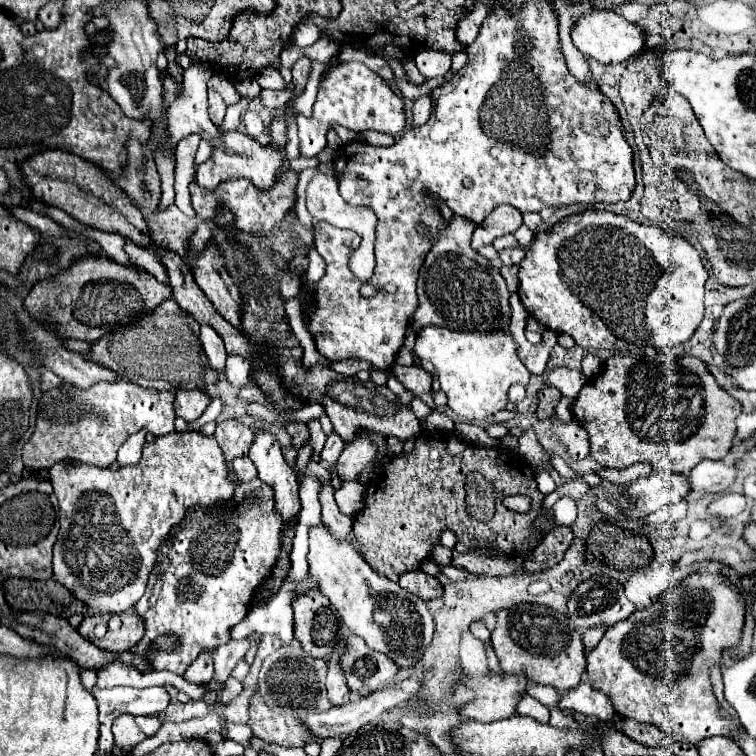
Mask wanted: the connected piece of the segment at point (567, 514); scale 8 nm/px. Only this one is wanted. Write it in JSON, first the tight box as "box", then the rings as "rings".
{"box":[553,498,577,526],"rings":[[[561,498],[553,504],[553,522],[557,526],[571,526],[577,520],[577,506],[571,498]]]}

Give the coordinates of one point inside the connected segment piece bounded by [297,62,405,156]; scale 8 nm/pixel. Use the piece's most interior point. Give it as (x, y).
(350, 94)

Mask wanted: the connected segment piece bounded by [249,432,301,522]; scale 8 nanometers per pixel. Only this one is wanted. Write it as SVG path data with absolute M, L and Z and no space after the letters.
M257 432L255 442L249 450L249 458L257 468L257 476L269 486L273 486L275 508L283 516L283 522L297 518L301 508L297 494L297 476L287 466L275 436L269 432Z

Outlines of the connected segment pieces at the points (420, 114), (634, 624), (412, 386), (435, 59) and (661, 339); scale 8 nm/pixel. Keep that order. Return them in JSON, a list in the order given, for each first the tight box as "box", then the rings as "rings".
[{"box":[413,96,431,128],"rings":[[[423,96],[423,98],[419,98],[415,104],[413,104],[413,126],[417,128],[417,126],[421,126],[421,124],[425,124],[427,122],[427,118],[429,118],[429,112],[431,112],[431,98],[429,96]]]},{"box":[587,560,743,744],"rings":[[[721,560],[703,562],[679,586],[665,590],[655,600],[655,604],[643,610],[635,610],[633,616],[629,616],[627,620],[621,620],[615,626],[607,628],[599,646],[591,654],[587,654],[587,678],[593,688],[605,692],[605,696],[613,700],[615,712],[619,716],[653,724],[675,742],[699,744],[703,738],[717,734],[737,740],[743,728],[733,718],[721,716],[709,678],[711,666],[719,666],[727,650],[733,650],[741,644],[743,622],[743,592],[729,578],[727,566]]]},{"box":[391,364,431,394],"rings":[[[413,364],[413,366],[393,366],[391,372],[395,374],[397,380],[403,382],[403,386],[407,390],[411,390],[413,394],[421,394],[421,392],[431,392],[431,374],[425,372],[421,366]]]},{"box":[415,50,451,80],"rings":[[[423,50],[415,56],[415,64],[419,72],[429,80],[435,76],[443,76],[451,68],[451,56],[445,56],[445,52]]]},{"box":[519,210,709,354],"rings":[[[587,210],[581,214],[571,214],[567,218],[563,218],[561,222],[557,222],[551,230],[537,234],[531,250],[525,254],[525,258],[521,260],[521,270],[519,270],[519,298],[523,302],[523,306],[535,316],[535,320],[553,330],[553,332],[565,332],[569,334],[577,346],[581,348],[613,348],[613,350],[621,350],[623,354],[631,354],[633,350],[645,348],[645,346],[653,346],[653,348],[671,348],[671,346],[679,346],[683,342],[687,342],[693,332],[697,330],[697,326],[701,324],[705,312],[705,284],[709,274],[701,262],[699,252],[691,246],[689,240],[685,240],[681,234],[675,232],[667,232],[659,226],[645,226],[639,224],[631,218],[613,214],[613,212],[603,212],[603,210]]]}]

